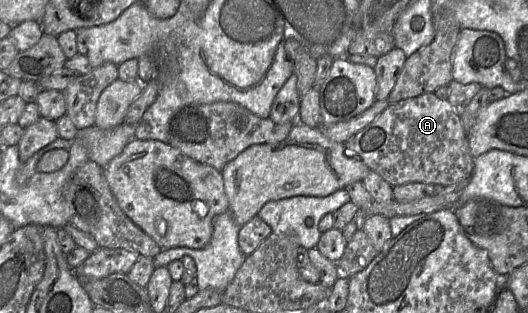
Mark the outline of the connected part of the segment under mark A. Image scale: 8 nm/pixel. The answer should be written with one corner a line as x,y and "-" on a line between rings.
434,92
390,104
345,146
348,155
360,159
393,187
407,183
449,186
469,180
473,172
474,161
460,115

